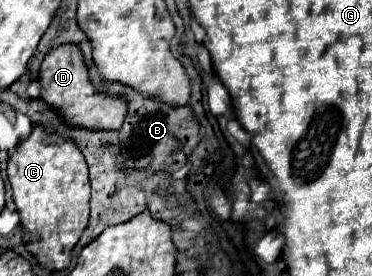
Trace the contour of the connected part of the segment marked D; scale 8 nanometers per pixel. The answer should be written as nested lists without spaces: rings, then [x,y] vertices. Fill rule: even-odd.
[[[61,44],[53,48],[41,64],[39,78],[41,78],[41,98],[49,106],[57,108],[69,124],[83,126],[83,128],[99,128],[99,130],[121,128],[127,114],[127,100],[123,96],[95,92],[79,44]]]

